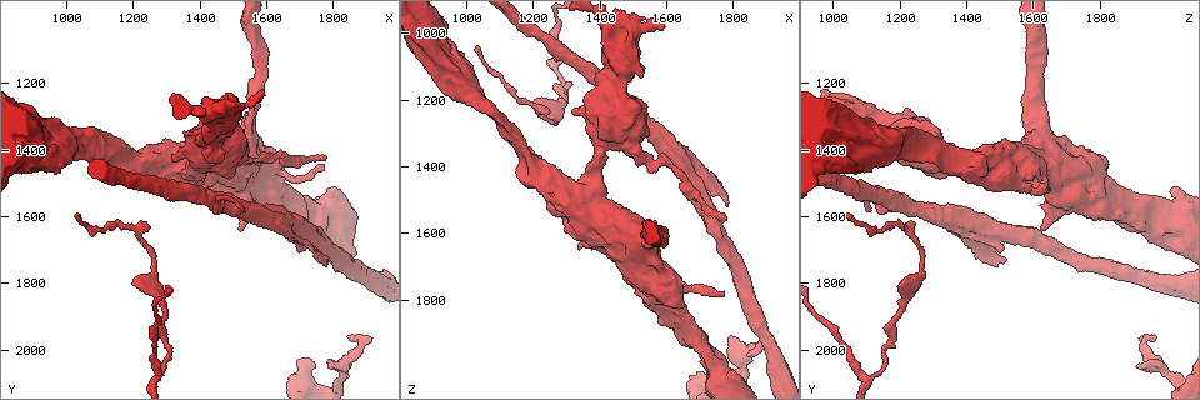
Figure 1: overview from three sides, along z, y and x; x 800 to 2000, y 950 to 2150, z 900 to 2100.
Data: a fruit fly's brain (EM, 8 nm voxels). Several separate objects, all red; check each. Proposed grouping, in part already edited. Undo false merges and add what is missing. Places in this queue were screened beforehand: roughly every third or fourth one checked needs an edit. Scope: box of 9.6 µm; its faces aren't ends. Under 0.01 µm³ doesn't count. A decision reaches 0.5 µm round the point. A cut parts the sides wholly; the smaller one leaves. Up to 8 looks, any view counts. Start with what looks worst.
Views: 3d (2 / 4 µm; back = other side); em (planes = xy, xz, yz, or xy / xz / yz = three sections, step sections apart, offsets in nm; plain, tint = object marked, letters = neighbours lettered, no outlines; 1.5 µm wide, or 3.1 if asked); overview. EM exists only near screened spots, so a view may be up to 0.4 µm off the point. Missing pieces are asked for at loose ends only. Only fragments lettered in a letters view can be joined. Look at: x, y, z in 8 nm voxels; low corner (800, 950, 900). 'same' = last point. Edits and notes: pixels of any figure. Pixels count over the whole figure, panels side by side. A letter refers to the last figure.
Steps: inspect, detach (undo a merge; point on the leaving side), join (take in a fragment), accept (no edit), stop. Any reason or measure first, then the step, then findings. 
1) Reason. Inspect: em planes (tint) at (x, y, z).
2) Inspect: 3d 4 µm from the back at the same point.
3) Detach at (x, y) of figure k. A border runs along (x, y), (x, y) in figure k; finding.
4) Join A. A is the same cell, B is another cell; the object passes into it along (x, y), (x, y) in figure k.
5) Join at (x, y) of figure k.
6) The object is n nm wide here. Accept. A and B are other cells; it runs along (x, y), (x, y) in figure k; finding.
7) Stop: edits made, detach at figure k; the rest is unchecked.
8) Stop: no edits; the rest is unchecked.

End of a long branch. Inspect: em xz step 8 (plain) at (1760, 1430, 1560).

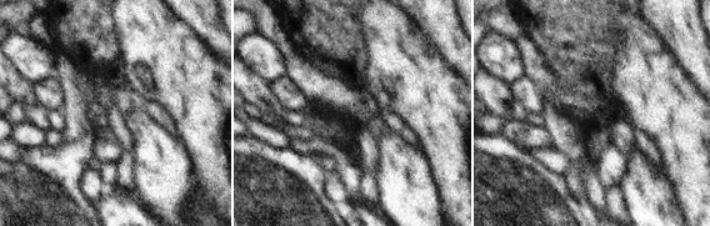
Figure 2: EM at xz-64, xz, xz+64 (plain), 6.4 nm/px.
Inspect: em xz step 8 (tint) at the same point.

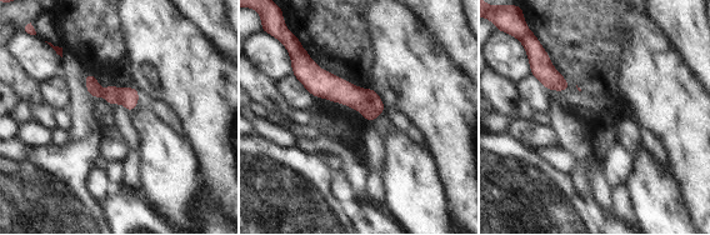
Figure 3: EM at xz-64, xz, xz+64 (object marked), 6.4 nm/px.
Inspect: em xz step 8 (letters) at the same point.

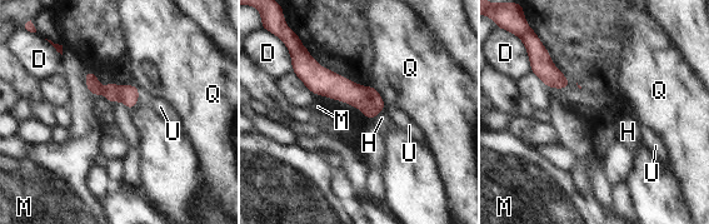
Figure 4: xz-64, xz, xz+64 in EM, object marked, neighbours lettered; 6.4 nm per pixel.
The object is 130 nm wide here. Accept. D, H, M, Q and U are other cells; it runs along (296, 70), (382, 105) in figure 4; none of them fits.

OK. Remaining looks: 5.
Thin end. Inspect: em planes (letters) at (1040, 1600, 1040).

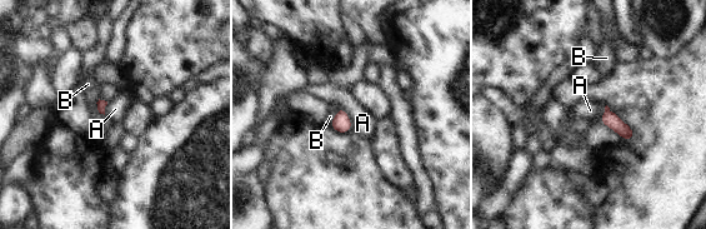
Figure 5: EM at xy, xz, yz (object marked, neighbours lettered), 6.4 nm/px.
Accept. A and B are other cells; a border runs along (339, 105), (346, 113), (352, 128) in figure 5; none of them fits.

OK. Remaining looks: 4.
Arms part here. Inspect: 3d 2 µm at (1450, 1560, 1190).

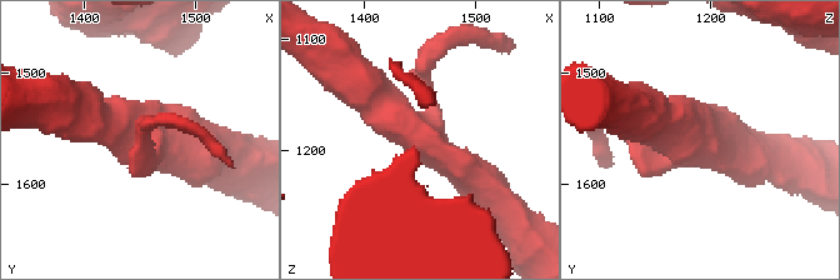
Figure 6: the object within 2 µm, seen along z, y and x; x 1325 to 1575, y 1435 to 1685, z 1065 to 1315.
Inspect: em planes (tint) at (1450, 1560, 1186).

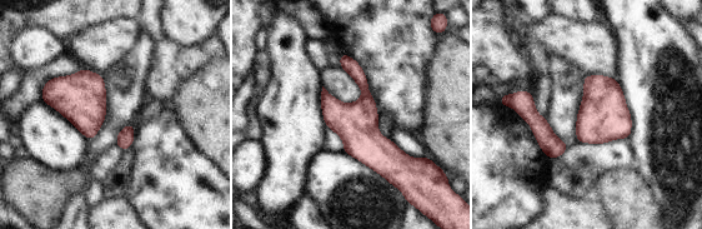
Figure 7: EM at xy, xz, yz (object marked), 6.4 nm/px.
See the neighbours. Inspect: em planes (letters) at the same point.

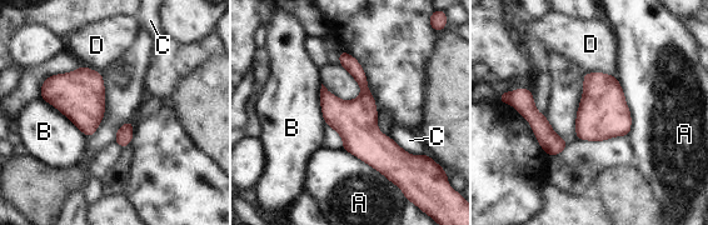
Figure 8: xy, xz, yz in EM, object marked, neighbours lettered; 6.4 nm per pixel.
Accept. A, B, C and D are other cells; a border runs along (39, 98), (56, 108), (88, 138) in figure 8; continuous, no second cell.

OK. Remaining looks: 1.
Stop: no edits; the rest is unchecked.

